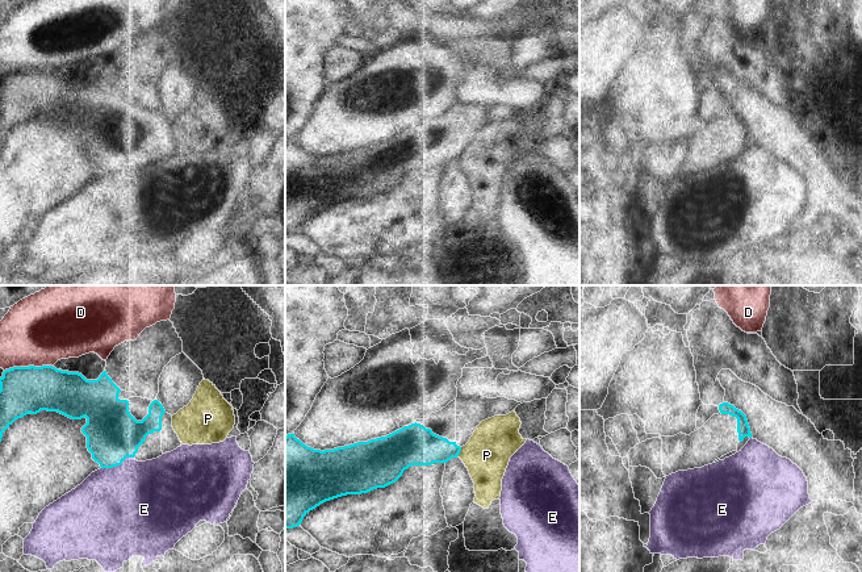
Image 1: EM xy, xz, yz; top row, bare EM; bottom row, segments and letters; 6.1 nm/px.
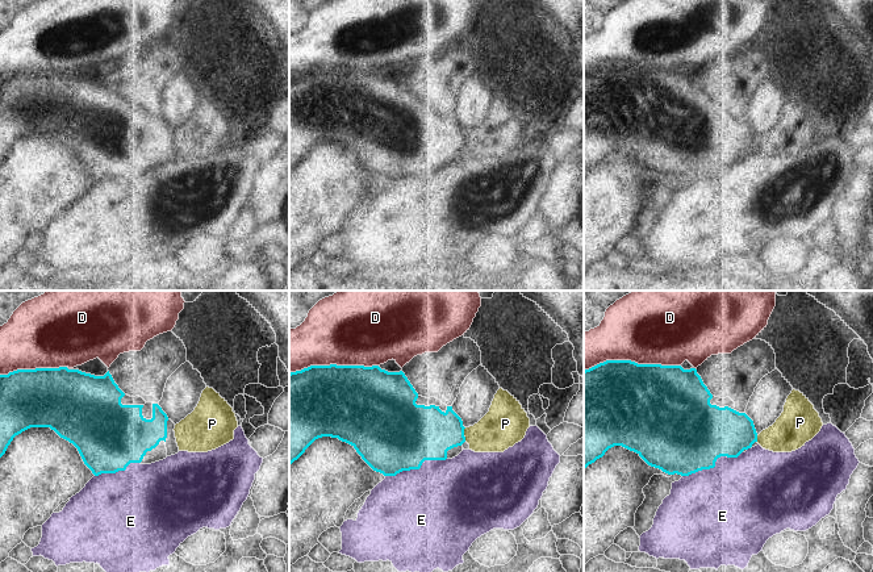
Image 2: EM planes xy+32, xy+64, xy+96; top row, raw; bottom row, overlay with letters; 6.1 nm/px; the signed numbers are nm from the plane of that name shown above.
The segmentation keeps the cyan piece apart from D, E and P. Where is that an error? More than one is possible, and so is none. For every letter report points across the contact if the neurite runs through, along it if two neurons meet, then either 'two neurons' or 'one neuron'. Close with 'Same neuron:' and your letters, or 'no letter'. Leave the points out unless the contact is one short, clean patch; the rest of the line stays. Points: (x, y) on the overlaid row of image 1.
D: two neurons
E: two neurons
P: along xz (461, 447), (457, 455) | two neurons
Same neuron: no letter

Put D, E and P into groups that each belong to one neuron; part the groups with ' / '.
D / E / P

